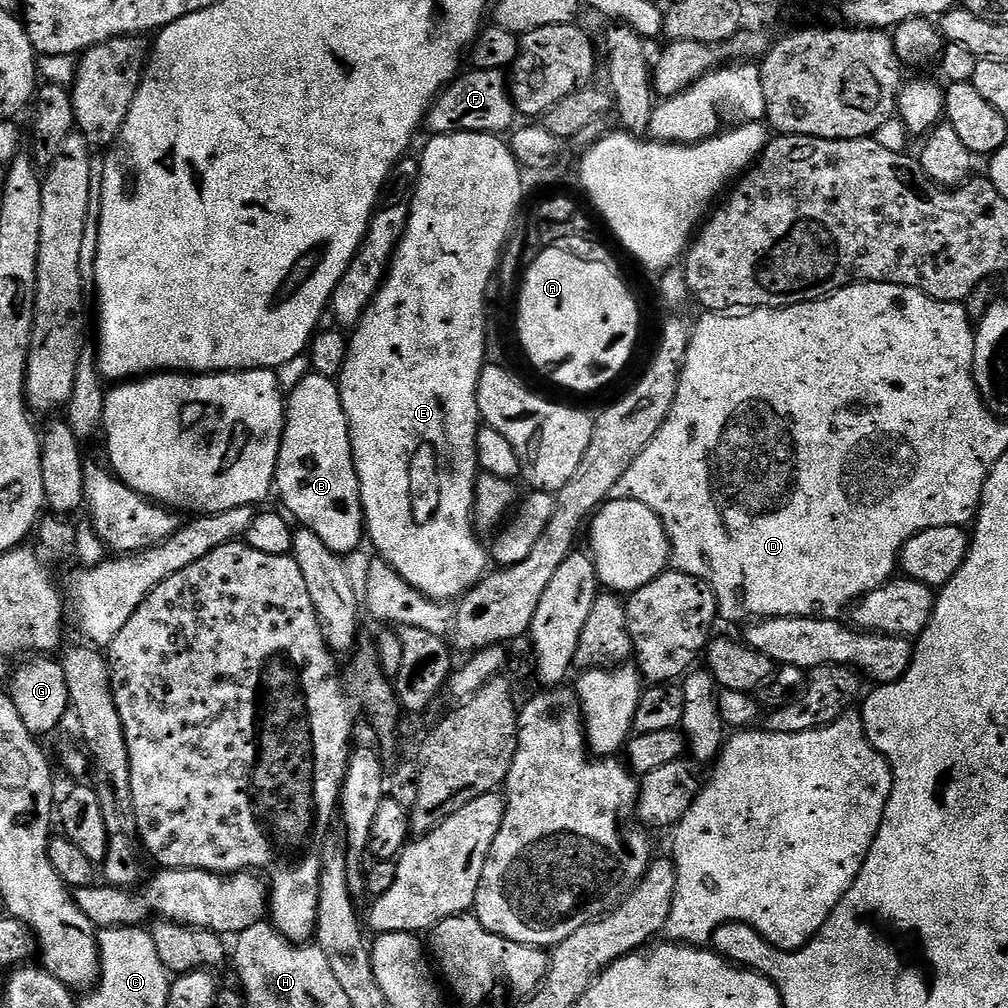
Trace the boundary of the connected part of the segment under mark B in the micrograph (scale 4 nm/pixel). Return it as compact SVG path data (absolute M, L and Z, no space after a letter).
M310 374L306 378L302 378L302 382L298 382L298 386L294 386L292 392L286 396L286 411L284 414L284 437L280 440L280 453L278 454L278 462L276 463L276 482L275 491L280 492L280 500L285 504L287 515L293 521L299 522L301 525L307 526L318 534L318 538L322 538L322 542L326 542L326 546L330 546L330 550L337 554L349 554L357 551L361 547L360 543L365 543L366 529L364 527L364 506L362 504L362 494L360 493L360 483L358 482L358 474L354 466L354 458L352 457L352 443L350 442L350 430L348 429L348 419L346 418L346 410L342 410L342 398L340 397L339 383L330 376L317 376Z

